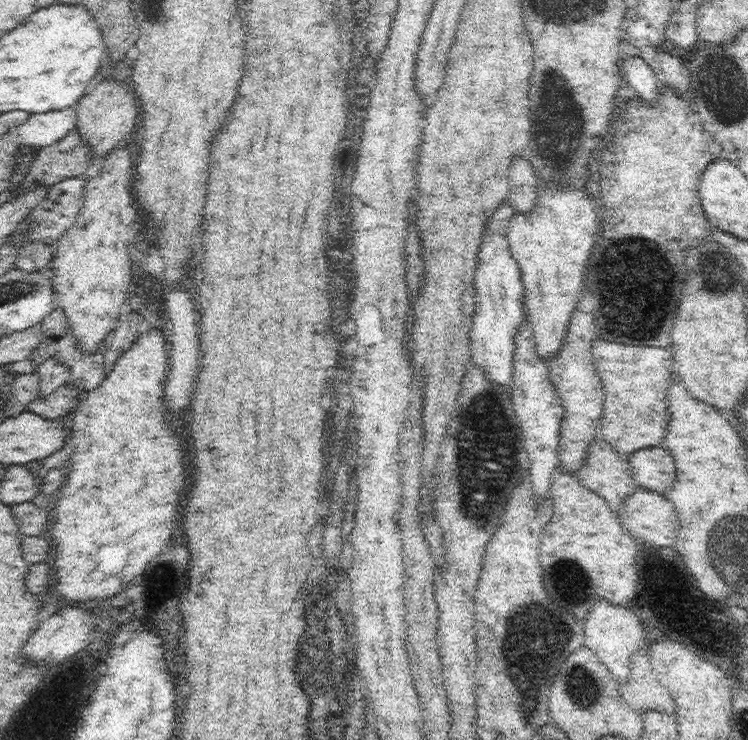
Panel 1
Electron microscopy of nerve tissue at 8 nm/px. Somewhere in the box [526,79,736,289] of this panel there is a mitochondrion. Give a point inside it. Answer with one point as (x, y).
(717, 265)

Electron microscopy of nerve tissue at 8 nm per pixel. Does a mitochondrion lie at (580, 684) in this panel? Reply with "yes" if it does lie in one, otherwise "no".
yes

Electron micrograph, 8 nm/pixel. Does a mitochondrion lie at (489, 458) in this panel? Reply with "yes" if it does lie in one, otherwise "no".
yes

